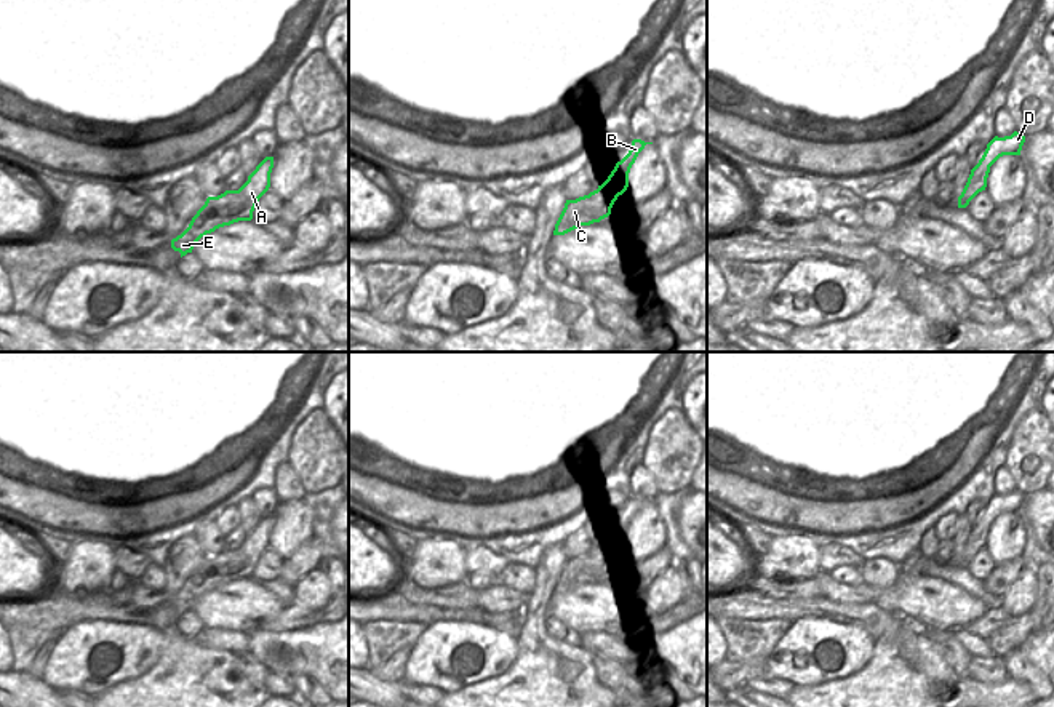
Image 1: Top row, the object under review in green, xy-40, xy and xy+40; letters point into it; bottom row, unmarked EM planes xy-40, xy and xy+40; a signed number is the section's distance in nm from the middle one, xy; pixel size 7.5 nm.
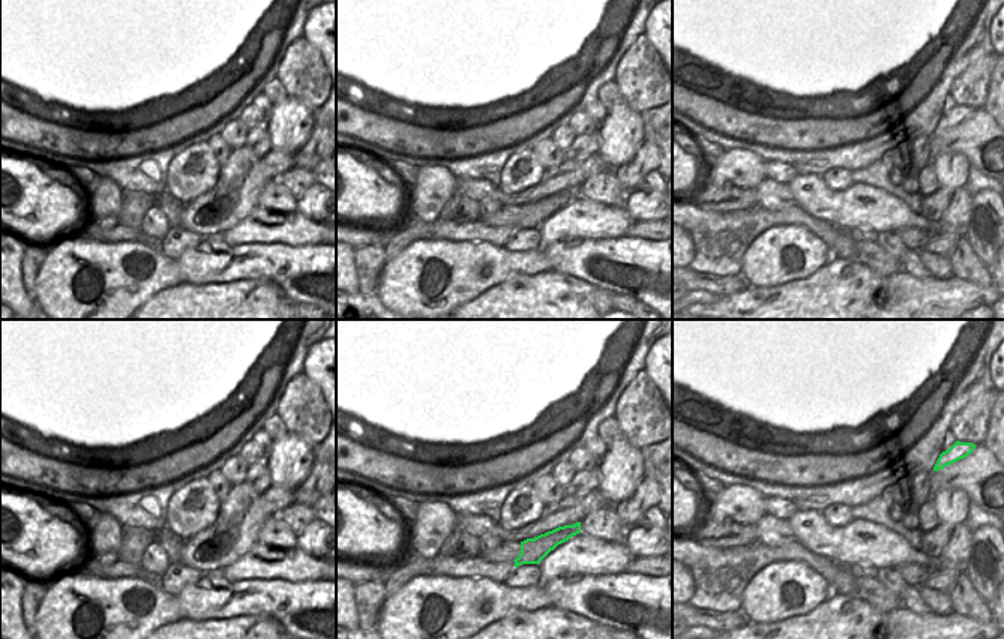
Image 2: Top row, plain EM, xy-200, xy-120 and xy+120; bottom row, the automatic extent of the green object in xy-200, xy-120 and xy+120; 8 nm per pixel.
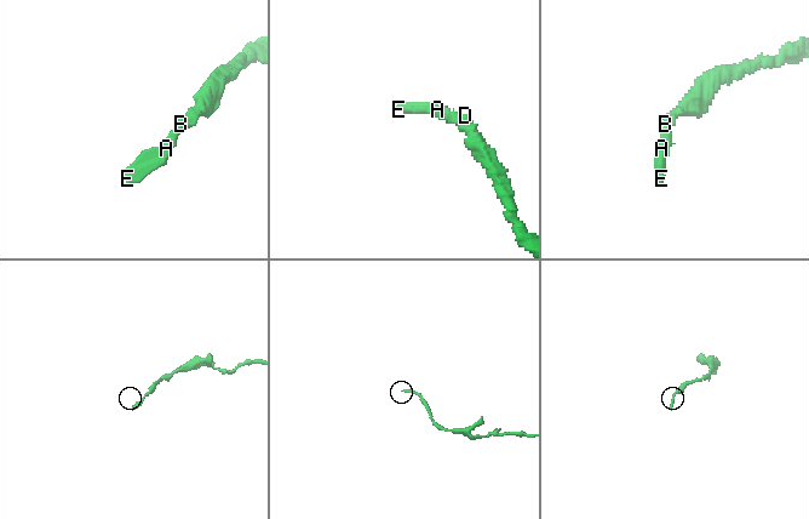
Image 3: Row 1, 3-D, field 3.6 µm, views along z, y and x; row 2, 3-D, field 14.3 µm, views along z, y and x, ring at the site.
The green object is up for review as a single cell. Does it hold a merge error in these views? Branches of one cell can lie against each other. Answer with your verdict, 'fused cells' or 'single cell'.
single cell

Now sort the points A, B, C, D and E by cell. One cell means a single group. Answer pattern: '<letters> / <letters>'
A B C D E

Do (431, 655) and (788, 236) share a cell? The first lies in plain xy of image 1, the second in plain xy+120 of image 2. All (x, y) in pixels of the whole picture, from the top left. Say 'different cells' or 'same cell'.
same cell

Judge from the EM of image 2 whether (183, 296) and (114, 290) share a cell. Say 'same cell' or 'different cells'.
different cells

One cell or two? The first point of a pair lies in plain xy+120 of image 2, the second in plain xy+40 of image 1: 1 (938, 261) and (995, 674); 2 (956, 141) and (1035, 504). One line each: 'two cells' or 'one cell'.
1: two cells
2: one cell

